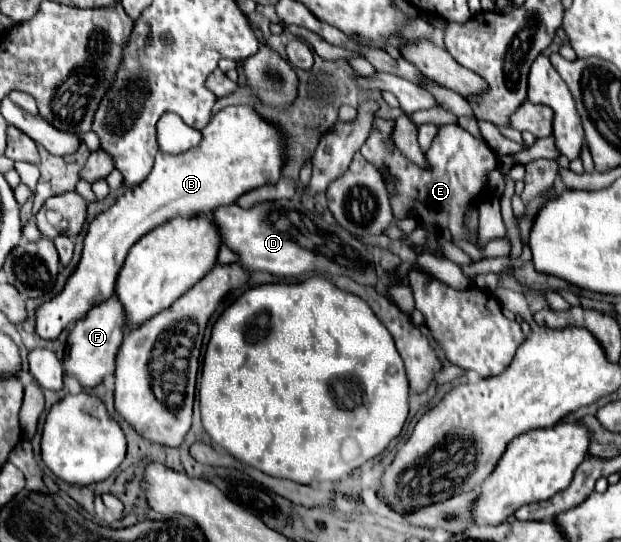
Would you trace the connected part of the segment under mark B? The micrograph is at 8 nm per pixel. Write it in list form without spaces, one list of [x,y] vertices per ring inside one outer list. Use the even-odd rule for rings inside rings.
[[[227,106],[221,112],[217,112],[211,118],[211,122],[203,128],[201,146],[197,146],[195,150],[189,150],[187,154],[179,154],[179,156],[169,156],[169,154],[159,152],[149,176],[141,184],[127,188],[123,192],[123,196],[119,196],[111,208],[107,208],[105,212],[101,212],[93,218],[87,234],[85,234],[81,260],[79,260],[77,268],[73,270],[73,274],[67,278],[65,288],[55,298],[51,298],[49,302],[43,302],[35,308],[35,332],[43,340],[55,340],[69,324],[85,318],[87,310],[109,300],[113,296],[115,280],[117,280],[117,274],[123,266],[123,260],[125,260],[129,248],[141,236],[151,232],[153,228],[161,226],[177,216],[193,218],[201,212],[213,210],[215,206],[231,204],[247,190],[277,182],[281,176],[281,166],[283,166],[283,150],[281,148],[283,148],[283,144],[281,144],[281,136],[277,134],[277,130],[273,130],[271,124],[267,124],[263,118],[259,118],[251,106]]]

